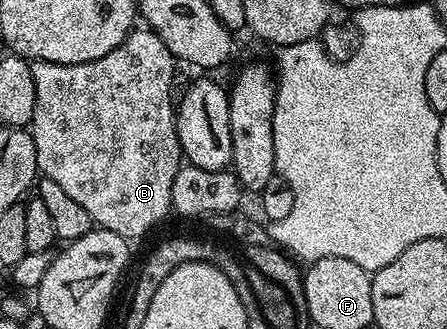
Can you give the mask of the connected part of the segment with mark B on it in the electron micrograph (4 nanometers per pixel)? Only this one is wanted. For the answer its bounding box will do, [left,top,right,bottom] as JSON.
[30,27,182,238]

